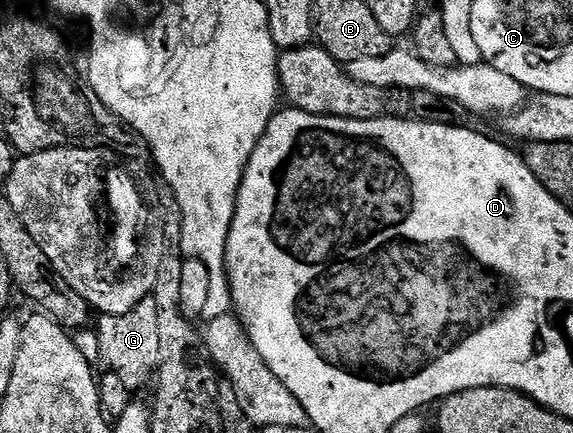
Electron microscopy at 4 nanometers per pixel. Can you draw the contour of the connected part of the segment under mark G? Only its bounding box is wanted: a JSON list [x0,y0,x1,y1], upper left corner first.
[94,294,160,394]

